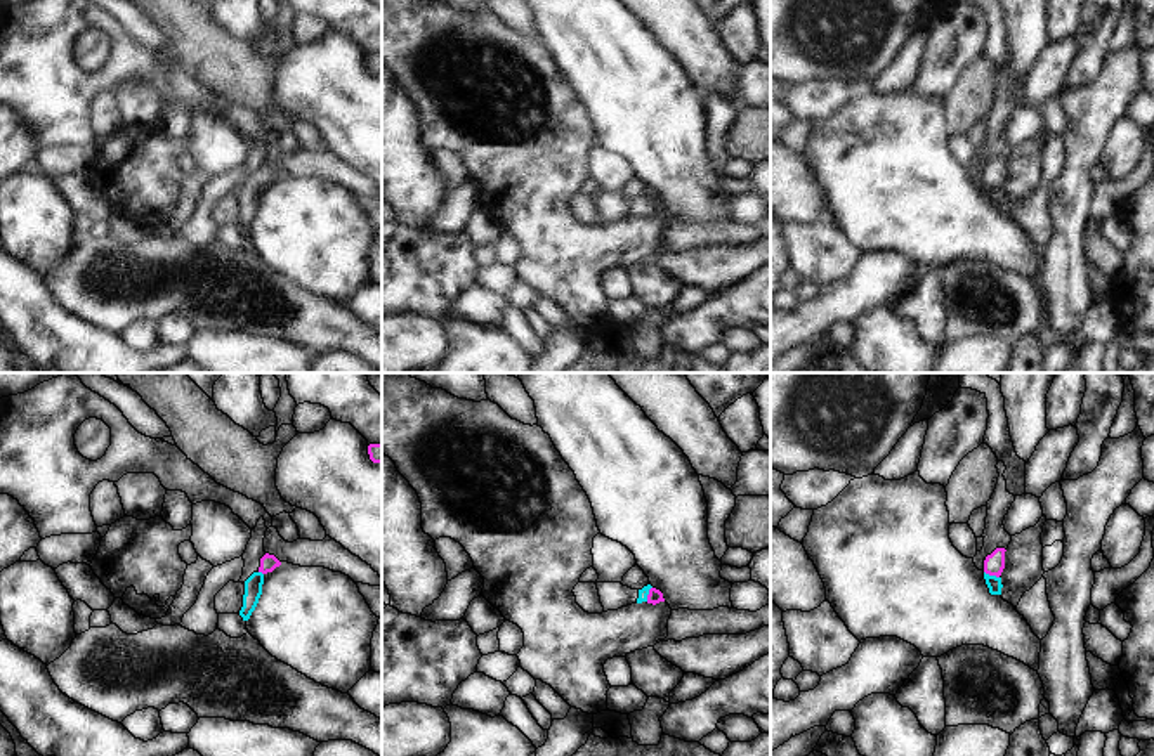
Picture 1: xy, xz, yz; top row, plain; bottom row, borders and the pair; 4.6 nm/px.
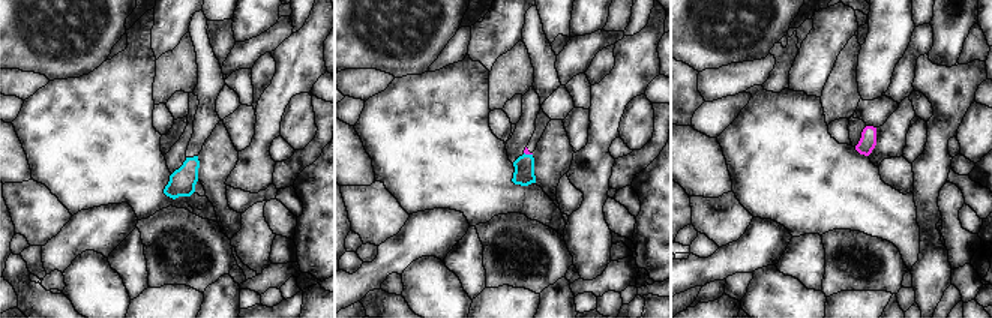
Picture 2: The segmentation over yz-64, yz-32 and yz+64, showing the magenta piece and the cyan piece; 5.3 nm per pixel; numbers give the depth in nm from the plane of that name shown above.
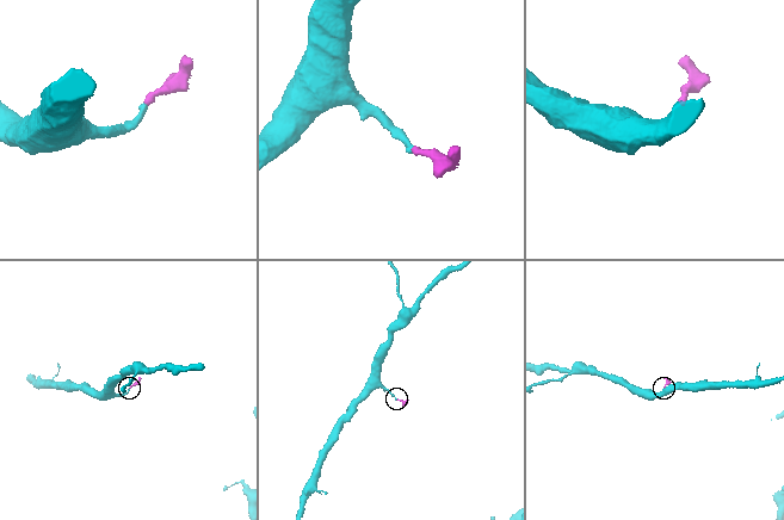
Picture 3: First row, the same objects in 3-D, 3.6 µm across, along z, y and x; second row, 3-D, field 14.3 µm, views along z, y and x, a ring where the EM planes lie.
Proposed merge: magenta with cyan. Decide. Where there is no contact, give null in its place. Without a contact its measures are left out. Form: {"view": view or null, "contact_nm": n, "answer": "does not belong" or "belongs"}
{"view": "yz", "contact_nm": 80, "answer": "belongs"}

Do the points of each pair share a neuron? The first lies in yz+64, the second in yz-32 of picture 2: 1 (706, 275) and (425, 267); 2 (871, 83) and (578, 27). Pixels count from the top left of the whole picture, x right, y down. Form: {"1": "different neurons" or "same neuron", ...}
{"1": "different neurons", "2": "different neurons"}

